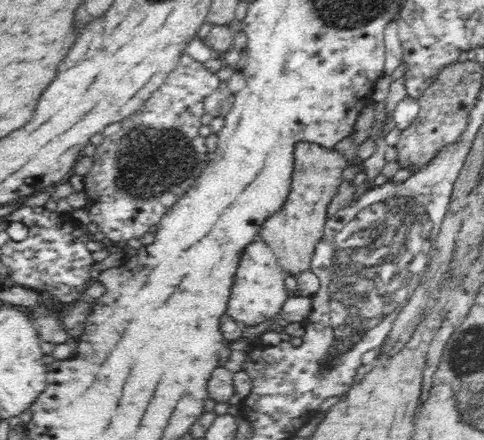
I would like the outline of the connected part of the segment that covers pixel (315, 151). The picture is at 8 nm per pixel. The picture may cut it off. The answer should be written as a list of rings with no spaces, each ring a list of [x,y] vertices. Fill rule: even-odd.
[[[299,142],[293,155],[294,172],[286,204],[278,214],[274,214],[274,218],[268,218],[262,226],[260,238],[272,248],[286,274],[295,276],[310,271],[313,252],[329,220],[328,206],[343,183],[345,159],[341,152],[311,142]]]

